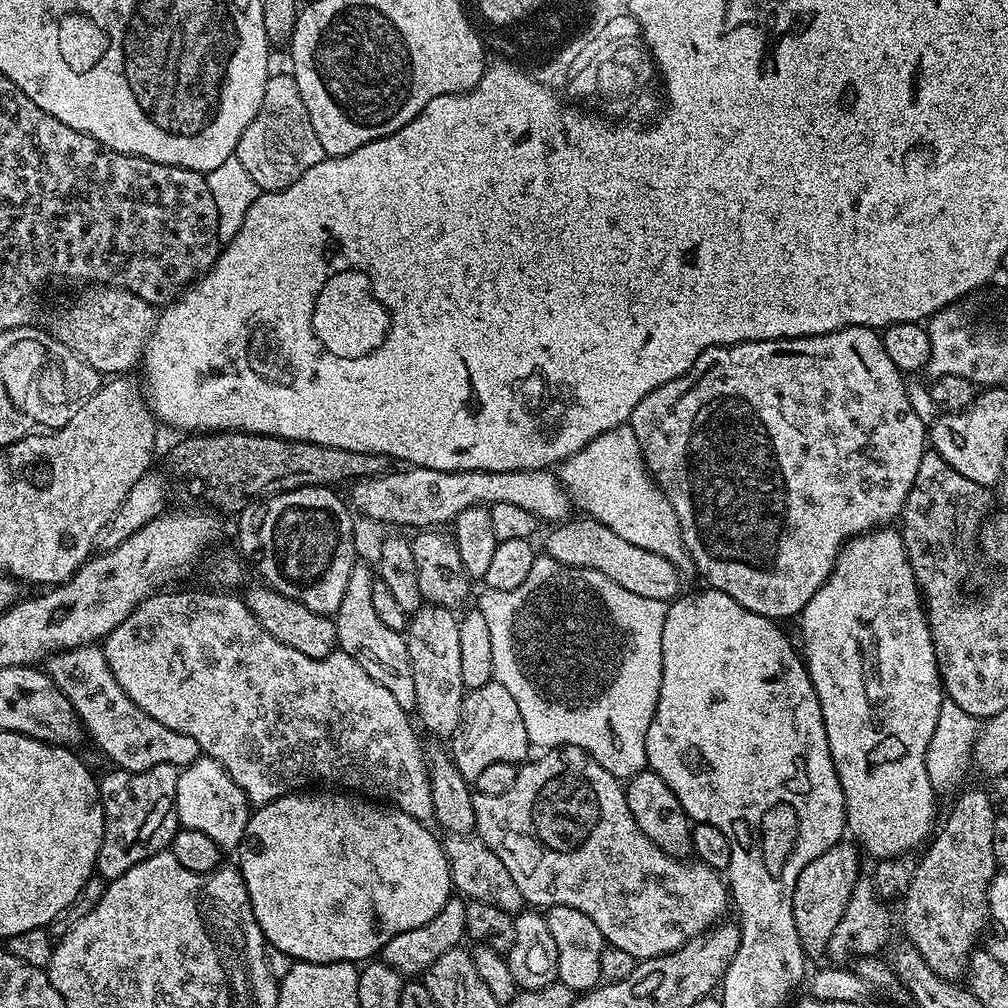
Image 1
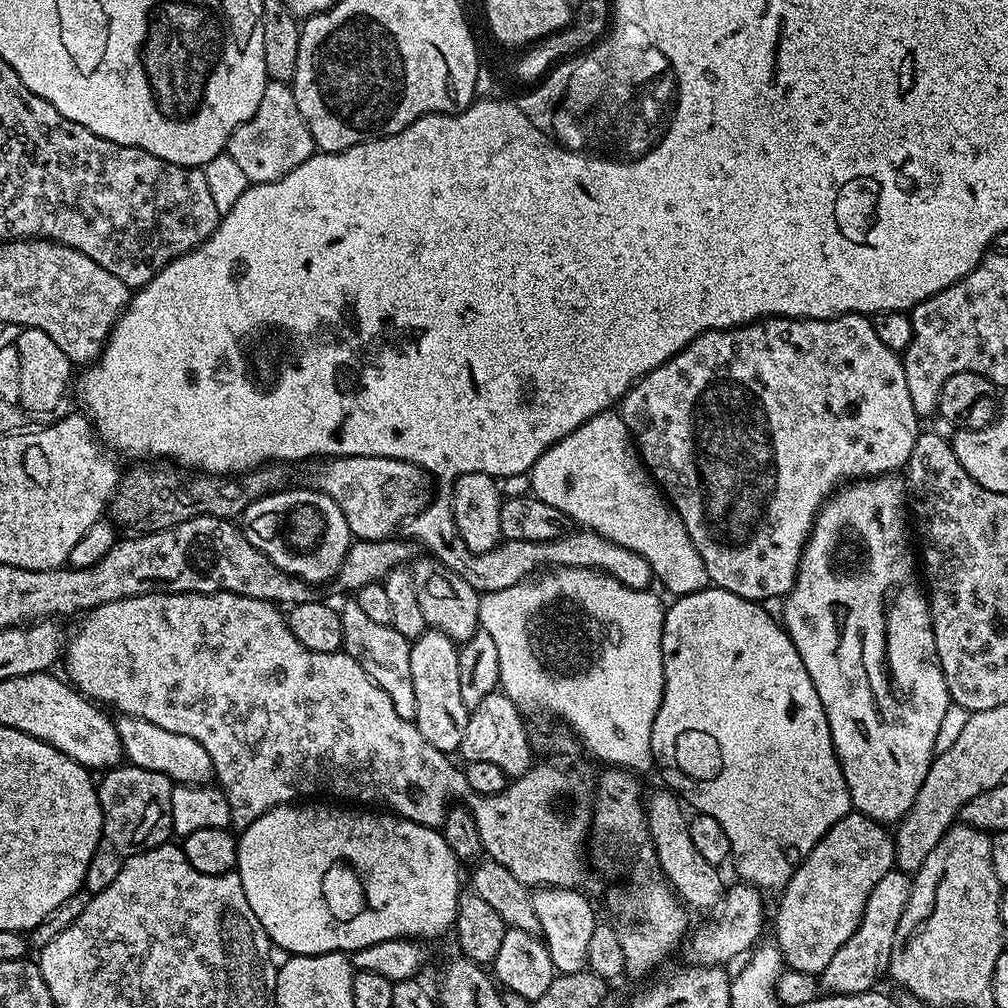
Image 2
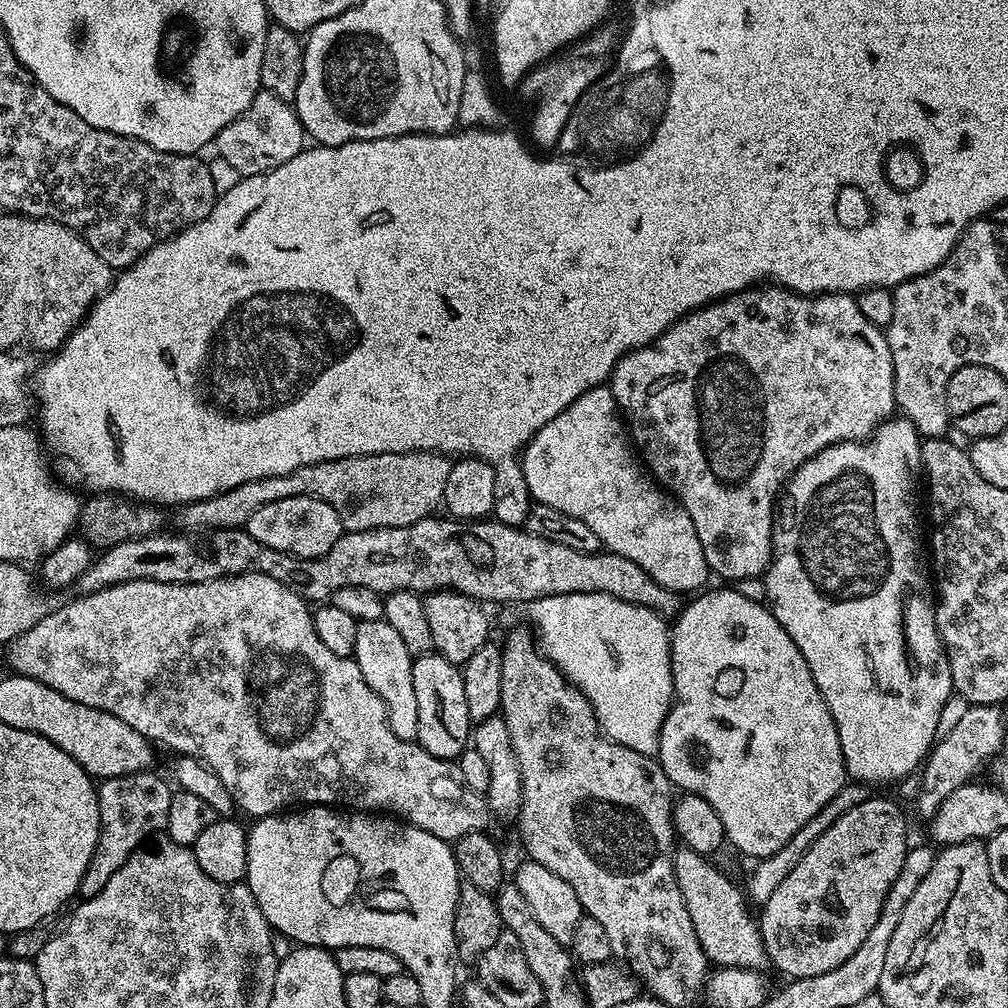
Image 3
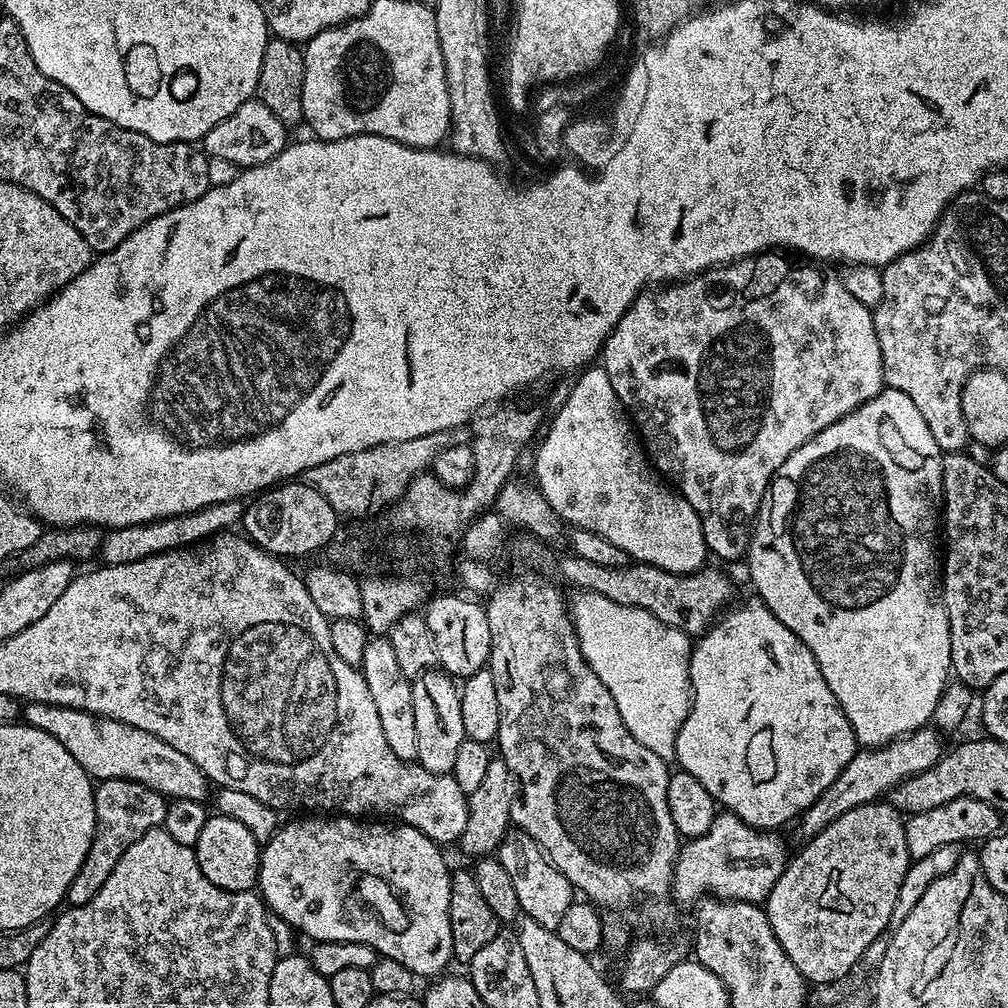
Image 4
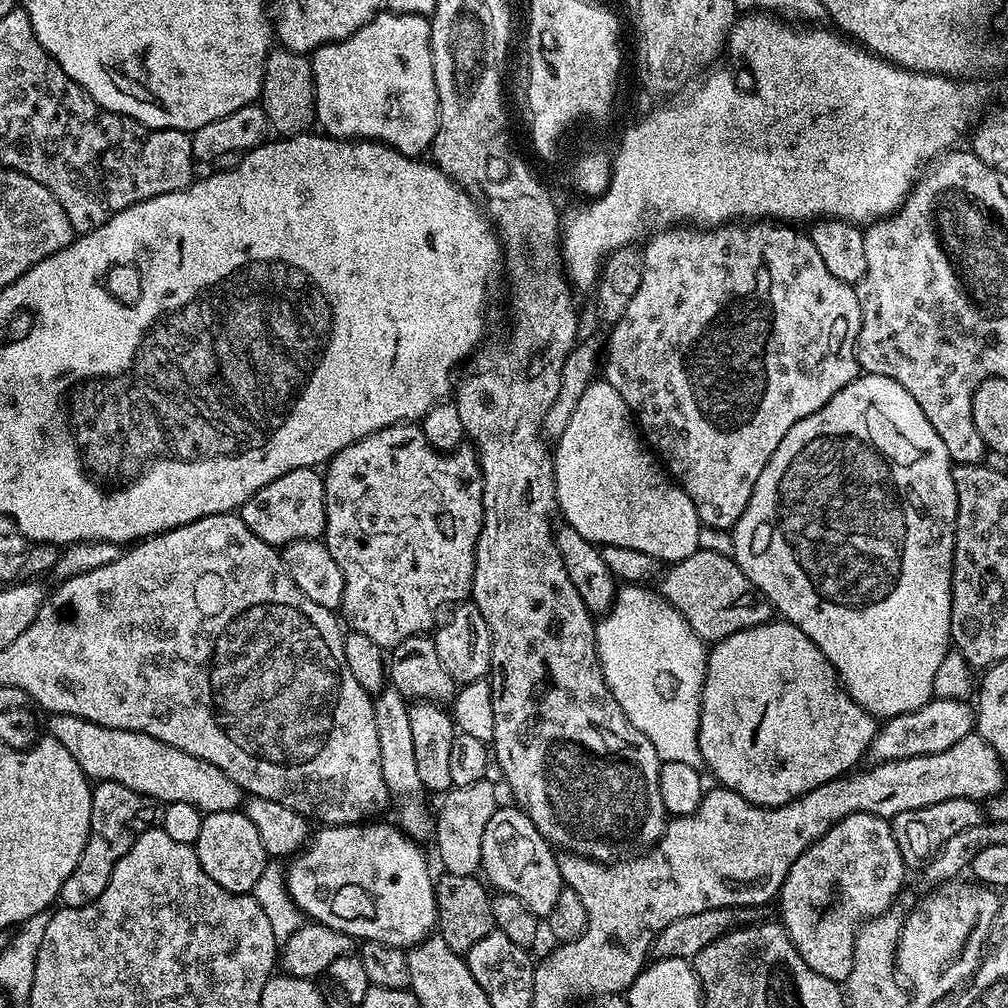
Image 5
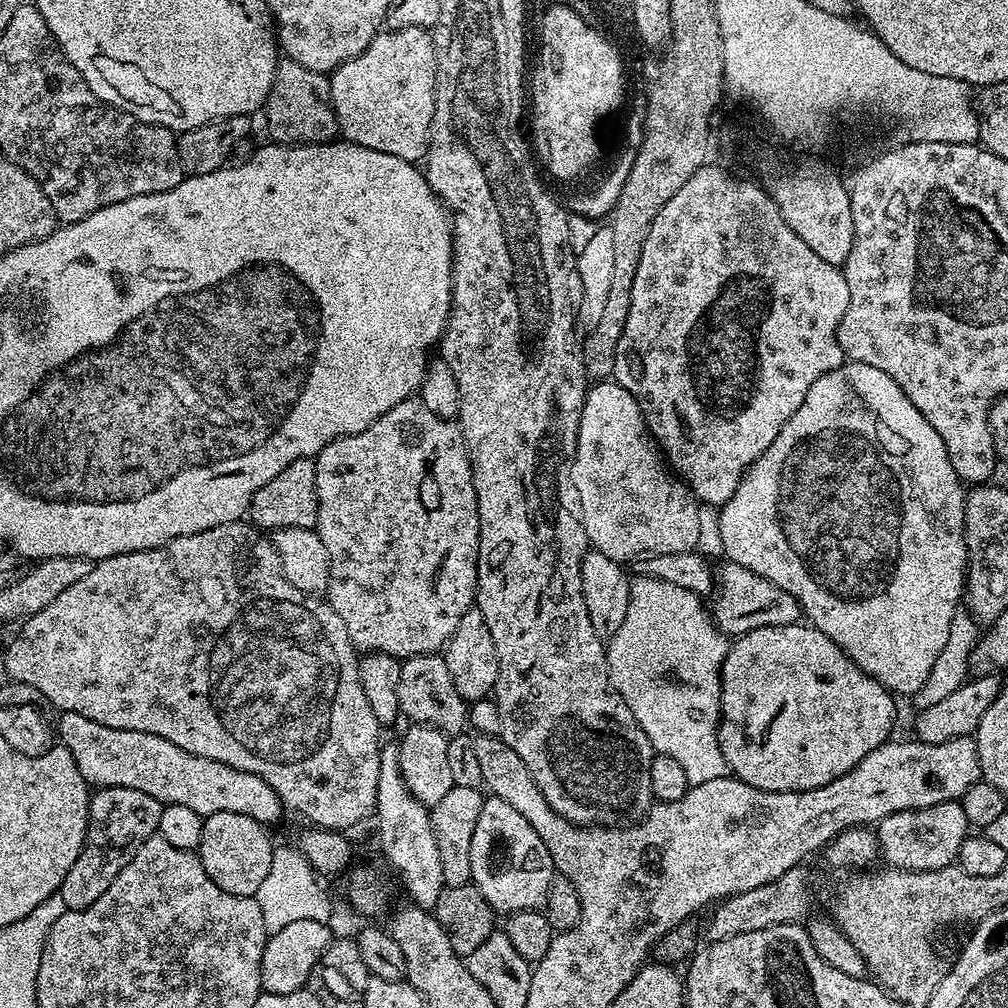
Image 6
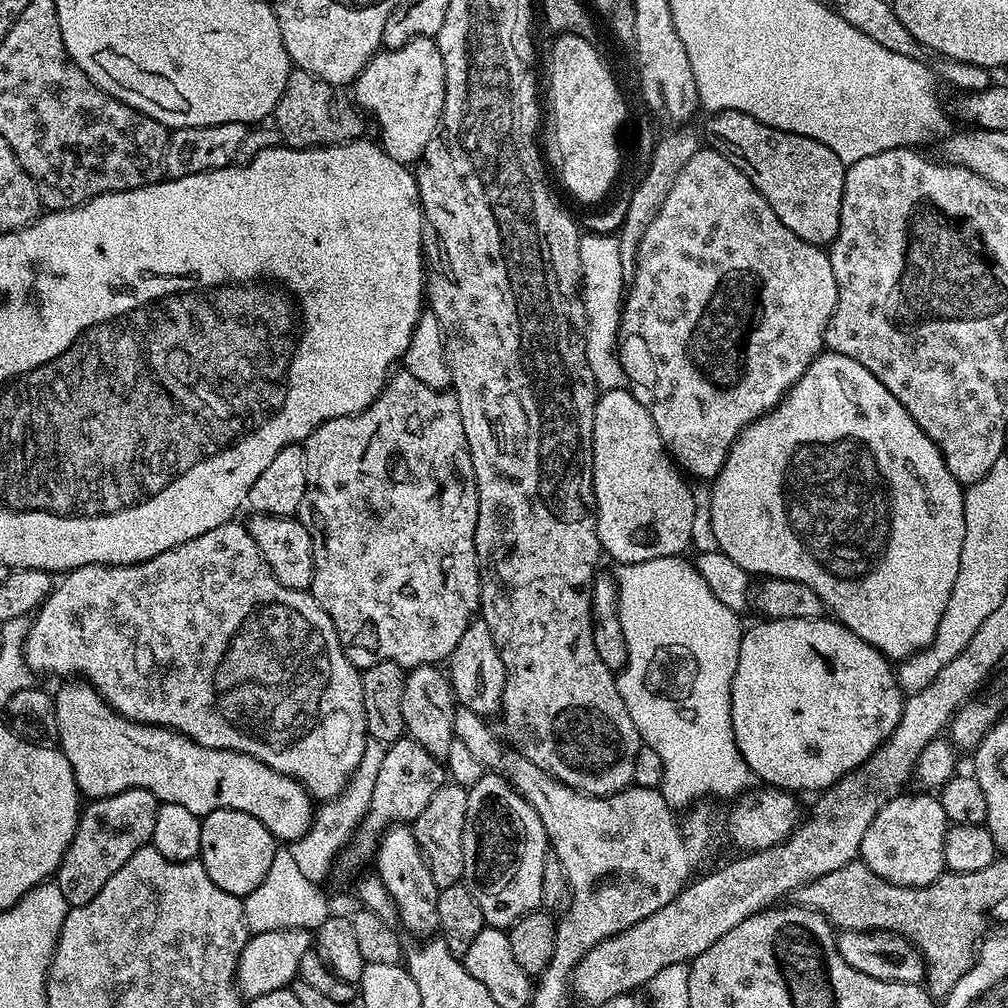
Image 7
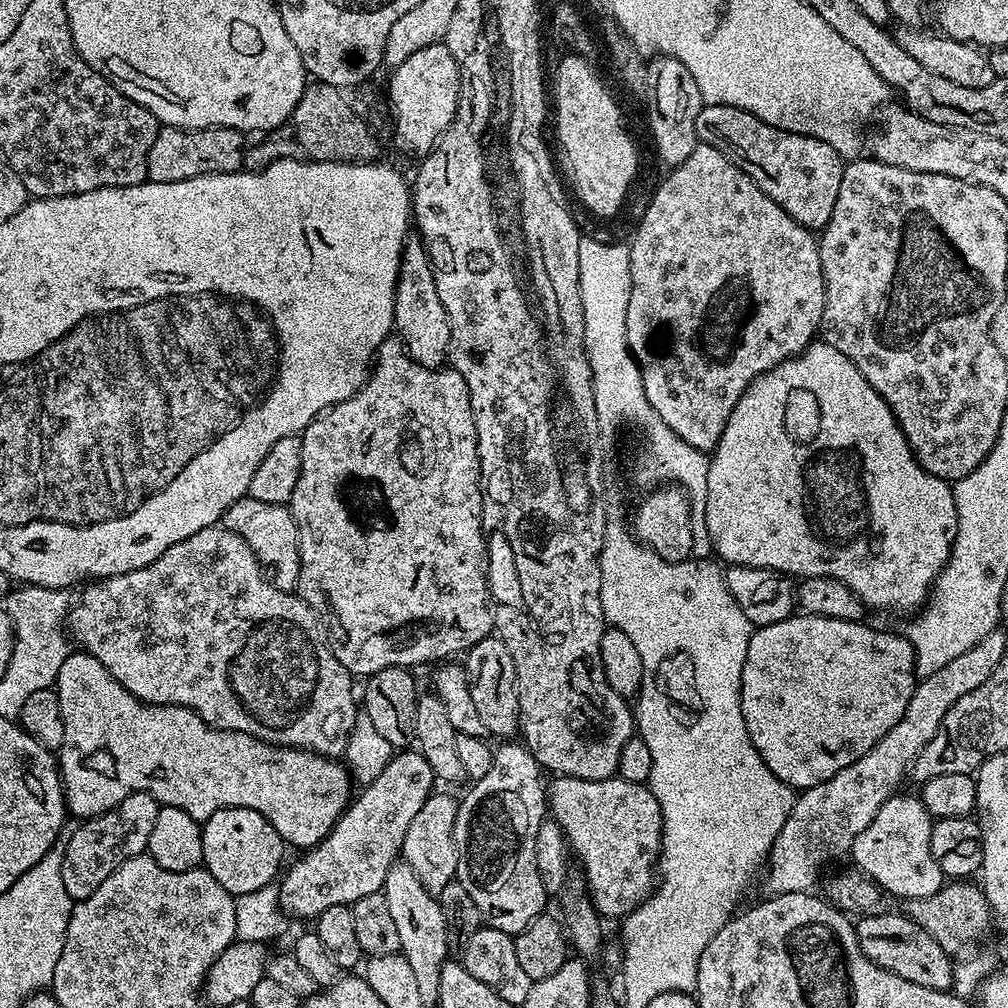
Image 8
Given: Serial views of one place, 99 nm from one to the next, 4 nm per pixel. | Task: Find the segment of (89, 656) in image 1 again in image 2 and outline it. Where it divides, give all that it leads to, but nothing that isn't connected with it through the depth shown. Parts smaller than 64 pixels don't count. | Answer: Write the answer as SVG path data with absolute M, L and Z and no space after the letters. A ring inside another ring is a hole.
M120 714L114 721L118 738L124 747L124 756L131 767L166 774L172 779L173 785L204 786L213 779L210 754L206 754L206 746L202 746L202 742L194 742L194 738L186 738L186 734L174 734L174 730L162 730L162 726L154 726L152 722L146 722L144 718Z

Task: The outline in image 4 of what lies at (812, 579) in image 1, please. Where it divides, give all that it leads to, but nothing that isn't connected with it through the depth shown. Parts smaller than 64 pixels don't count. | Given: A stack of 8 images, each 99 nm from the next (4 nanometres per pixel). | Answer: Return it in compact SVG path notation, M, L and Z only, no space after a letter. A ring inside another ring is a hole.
M769 250L747 260L735 260L732 264L710 268L699 276L652 290L656 292L649 291L637 296L628 313L608 335L608 341L602 349L602 366L610 378L610 386L614 386L614 394L618 394L618 398L628 409L656 471L686 498L686 502L690 502L690 506L694 506L704 531L708 551L720 560L736 560L739 556L741 559L747 553L756 512L760 508L764 493L768 491L768 483L780 469L782 462L786 462L786 458L790 458L790 454L794 454L798 446L814 438L814 434L826 430L826 426L838 422L860 404L865 404L870 398L877 396L885 387L882 354L878 350L878 336L872 321L873 309L858 302L858 298L854 298L854 294L846 290L839 275L831 276L820 269L823 267L812 262L795 264L784 256L787 255Z

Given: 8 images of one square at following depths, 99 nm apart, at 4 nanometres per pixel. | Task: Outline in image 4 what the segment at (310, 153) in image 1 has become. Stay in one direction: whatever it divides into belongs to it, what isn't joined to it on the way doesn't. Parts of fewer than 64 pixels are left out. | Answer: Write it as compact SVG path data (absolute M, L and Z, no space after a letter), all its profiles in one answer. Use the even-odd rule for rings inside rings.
M253 98L242 102L242 106L238 106L238 110L230 114L230 118L222 118L222 122L214 125L204 135L202 148L209 157L225 159L226 162L232 162L238 169L243 170L270 162L270 158L274 158L288 147L288 132L289 129L278 118L278 114L270 110L270 106L266 106L259 98Z

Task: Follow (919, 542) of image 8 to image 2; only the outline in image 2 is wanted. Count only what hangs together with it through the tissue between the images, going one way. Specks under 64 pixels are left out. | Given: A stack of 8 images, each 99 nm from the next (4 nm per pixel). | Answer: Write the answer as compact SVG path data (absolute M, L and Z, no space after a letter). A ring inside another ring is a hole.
M896 474L856 478L845 483L839 492L841 500L829 499L821 507L816 520L812 523L808 543L804 545L804 553L800 555L800 568L796 571L796 581L788 595L782 600L782 604L784 604L782 623L784 631L794 642L794 646L806 666L806 674L810 674L810 682L814 682L814 690L818 690L818 698L822 698L822 710L826 710L826 722L830 726L830 738L834 742L836 757L840 763L842 774L846 778L846 786L850 790L853 809L861 812L863 816L870 817L878 824L892 826L903 820L905 814L910 810L910 806L926 778L926 770L930 770L936 752L938 726L942 726L942 718L946 715L950 697L946 678L942 674L942 666L934 646L932 616L928 612L928 598L925 589L922 587L921 577L918 575L918 556L913 545L912 548L908 545L910 520L906 515L905 481Z

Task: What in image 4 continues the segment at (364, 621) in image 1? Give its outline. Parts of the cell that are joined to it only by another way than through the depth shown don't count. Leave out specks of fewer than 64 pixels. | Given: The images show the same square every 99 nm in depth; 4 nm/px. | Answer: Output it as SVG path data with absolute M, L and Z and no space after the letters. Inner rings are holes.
M376 634L369 639L359 669L364 674L370 698L374 698L374 706L378 709L378 718L382 722L382 734L386 737L390 750L394 750L398 758L415 761L418 754L418 738L414 726L412 680L406 674L402 674L402 666L398 666L394 646L387 635Z

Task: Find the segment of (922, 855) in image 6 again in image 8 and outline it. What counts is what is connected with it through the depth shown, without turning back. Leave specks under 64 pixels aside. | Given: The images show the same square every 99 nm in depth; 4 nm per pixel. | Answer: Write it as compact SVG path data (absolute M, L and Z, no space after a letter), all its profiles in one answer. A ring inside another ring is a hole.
M919 795L891 796L874 814L874 820L858 838L854 838L854 846L850 853L855 867L865 874L880 888L881 893L897 896L901 902L930 898L946 883L944 871L934 862L934 854L930 850L930 834L934 818L926 810Z

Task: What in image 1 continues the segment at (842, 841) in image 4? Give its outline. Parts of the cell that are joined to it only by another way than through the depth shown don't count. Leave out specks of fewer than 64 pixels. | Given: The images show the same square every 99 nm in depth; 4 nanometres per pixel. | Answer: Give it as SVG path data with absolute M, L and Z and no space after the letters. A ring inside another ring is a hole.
M852 842L835 844L826 854L814 858L798 874L798 882L794 886L794 926L798 926L798 938L802 942L805 953L823 953L830 942L830 934L834 934L834 926L846 910L846 902L854 890L857 880L861 879L860 856L857 845Z

